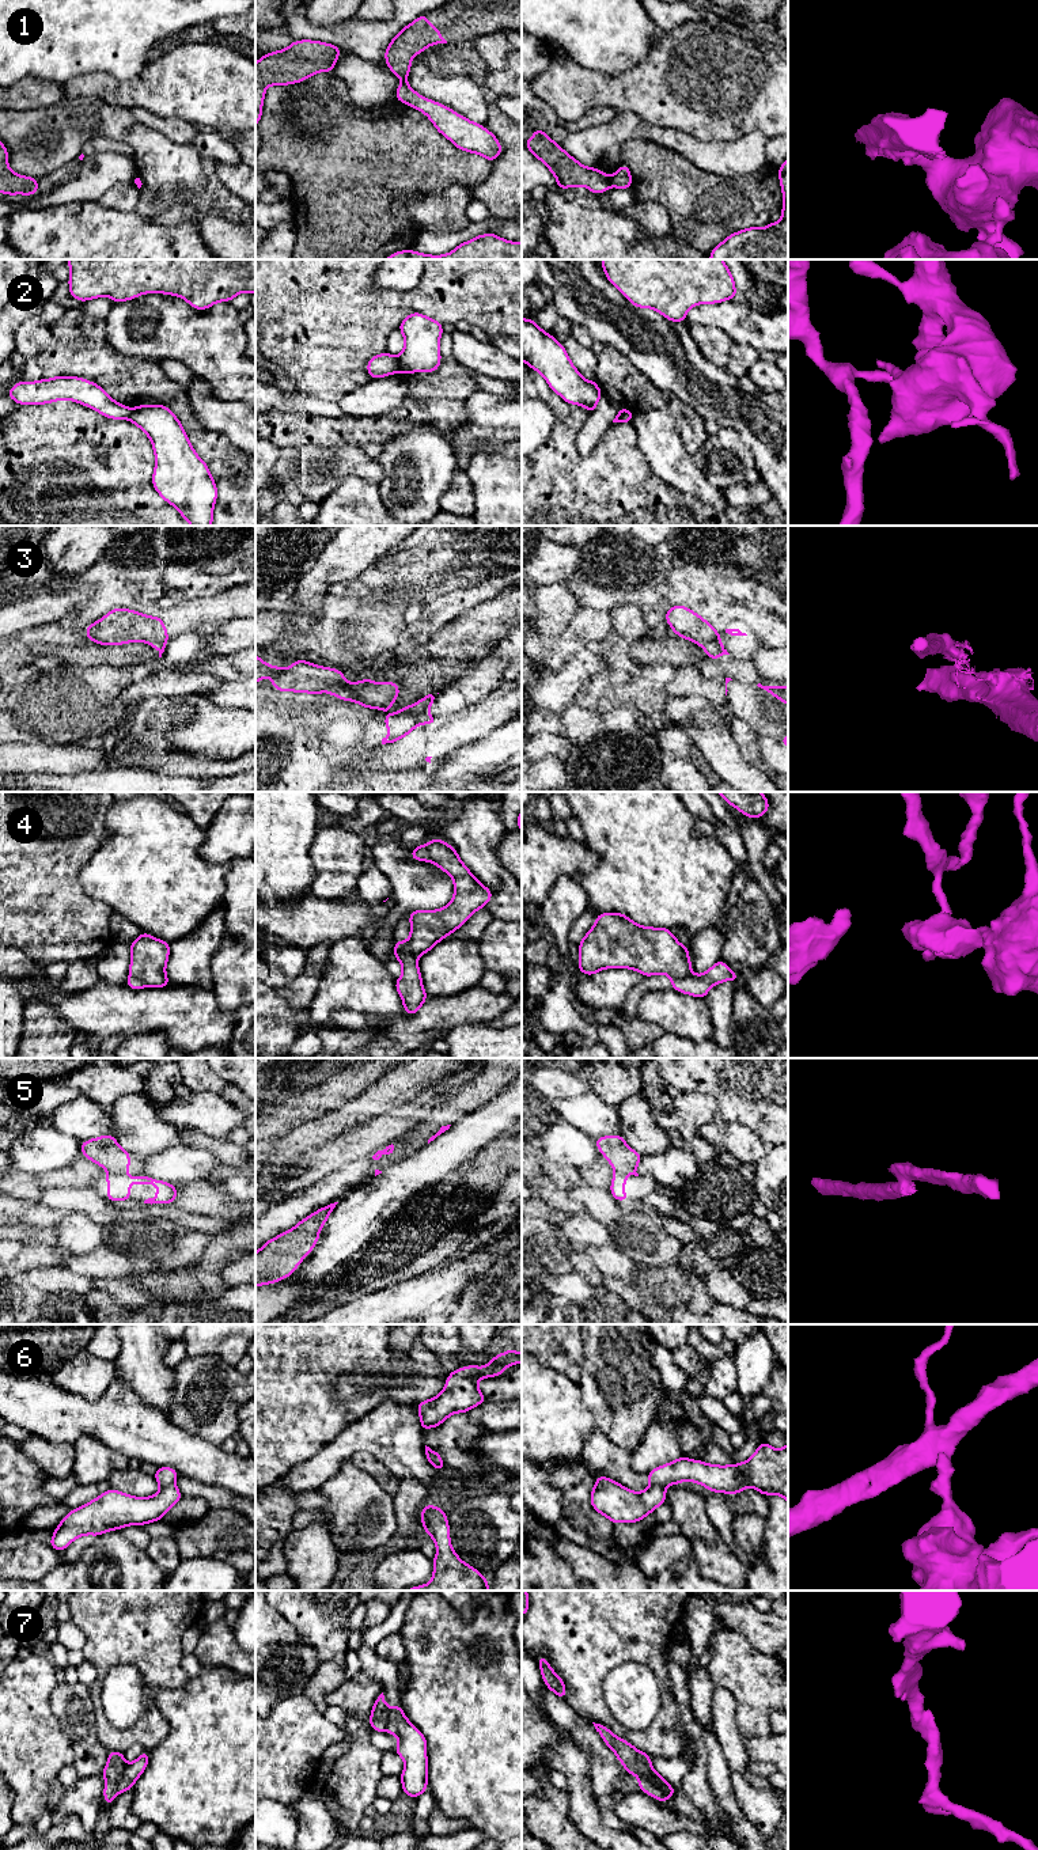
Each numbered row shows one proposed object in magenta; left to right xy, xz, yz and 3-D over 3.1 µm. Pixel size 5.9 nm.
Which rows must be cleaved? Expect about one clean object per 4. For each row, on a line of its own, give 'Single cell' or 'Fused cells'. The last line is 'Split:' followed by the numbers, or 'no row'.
1: Fused cells
2: Fused cells
3: Fused cells
4: Fused cells
5: Fused cells
6: Fused cells
7: Fused cells
Split: 1, 2, 3, 4, 5, 6, 7

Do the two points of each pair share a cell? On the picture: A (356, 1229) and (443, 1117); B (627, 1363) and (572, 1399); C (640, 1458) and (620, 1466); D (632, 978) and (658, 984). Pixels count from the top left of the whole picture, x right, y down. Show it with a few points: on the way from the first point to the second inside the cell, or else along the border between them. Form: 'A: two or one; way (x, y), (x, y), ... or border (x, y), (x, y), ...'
A: two; border (478, 1107), (466, 1113), (451, 1125)
B: two; border (576, 1383), (580, 1388), (583, 1405), (595, 1421)
C: two; border (631, 1452), (631, 1466), (646, 1475)
D: two; border (644, 977), (631, 989), (622, 1007)

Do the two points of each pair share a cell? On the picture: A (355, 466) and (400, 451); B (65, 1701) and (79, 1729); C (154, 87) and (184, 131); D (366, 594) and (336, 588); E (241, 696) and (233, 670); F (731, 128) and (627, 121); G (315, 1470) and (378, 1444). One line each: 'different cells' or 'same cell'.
A: different cells
B: same cell
C: different cells
D: same cell
E: different cells
F: different cells
G: same cell

